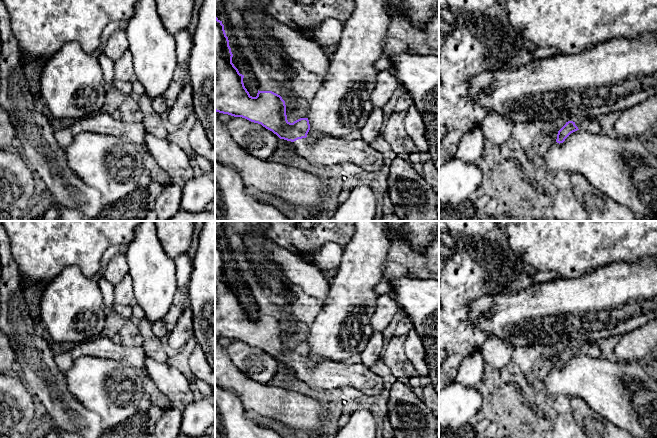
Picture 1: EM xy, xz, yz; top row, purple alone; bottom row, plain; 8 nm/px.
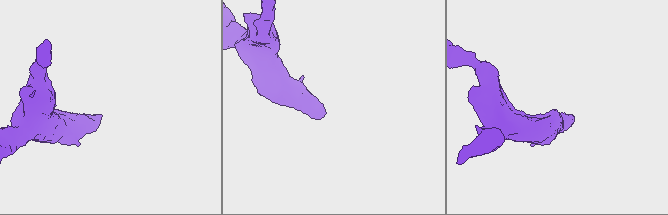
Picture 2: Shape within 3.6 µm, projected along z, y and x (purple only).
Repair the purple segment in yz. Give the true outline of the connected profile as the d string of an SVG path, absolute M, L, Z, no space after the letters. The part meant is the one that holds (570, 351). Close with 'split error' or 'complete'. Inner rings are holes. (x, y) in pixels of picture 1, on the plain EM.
M581 343L576 346L568 345L558 355L556 366L559 368L563 367L571 357L577 354L582 354L591 358L602 357L601 349L595 343Z; split error

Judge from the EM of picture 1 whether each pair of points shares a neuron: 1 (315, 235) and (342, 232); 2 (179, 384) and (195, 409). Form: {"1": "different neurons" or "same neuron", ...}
{"1": "same neuron", "2": "different neurons"}

